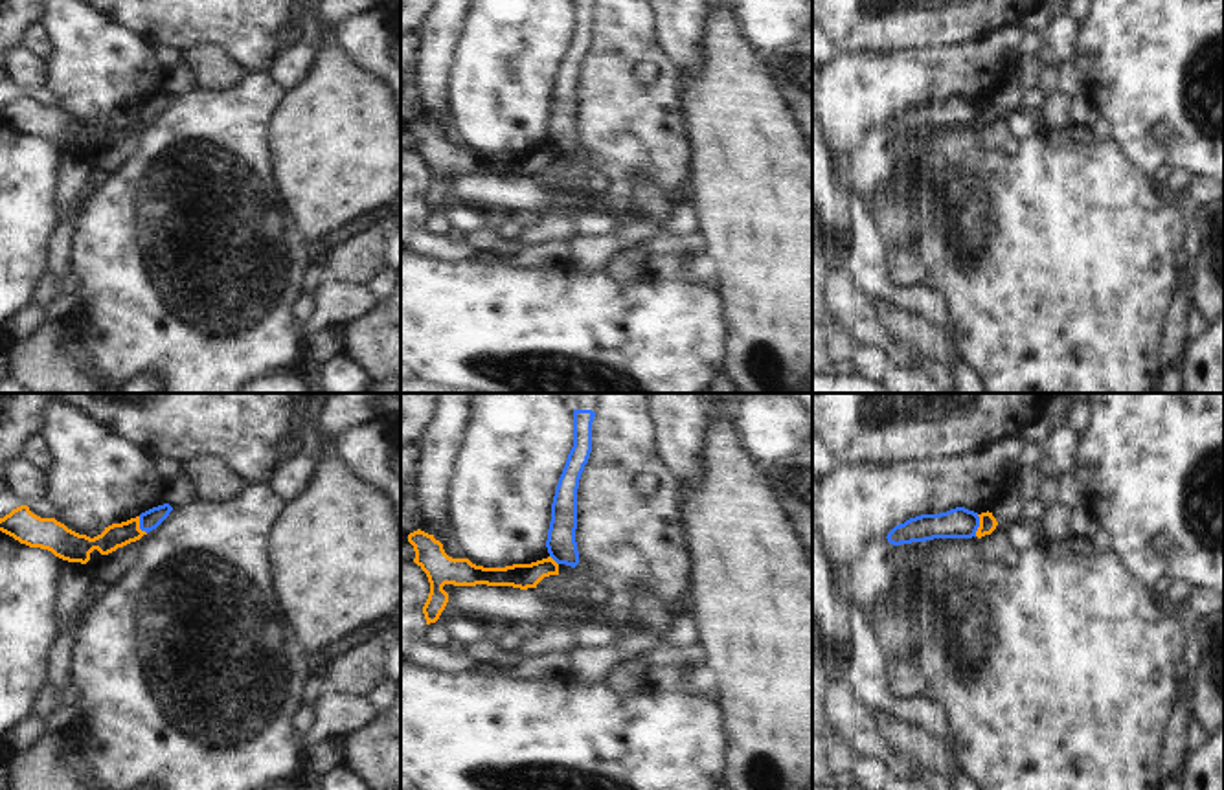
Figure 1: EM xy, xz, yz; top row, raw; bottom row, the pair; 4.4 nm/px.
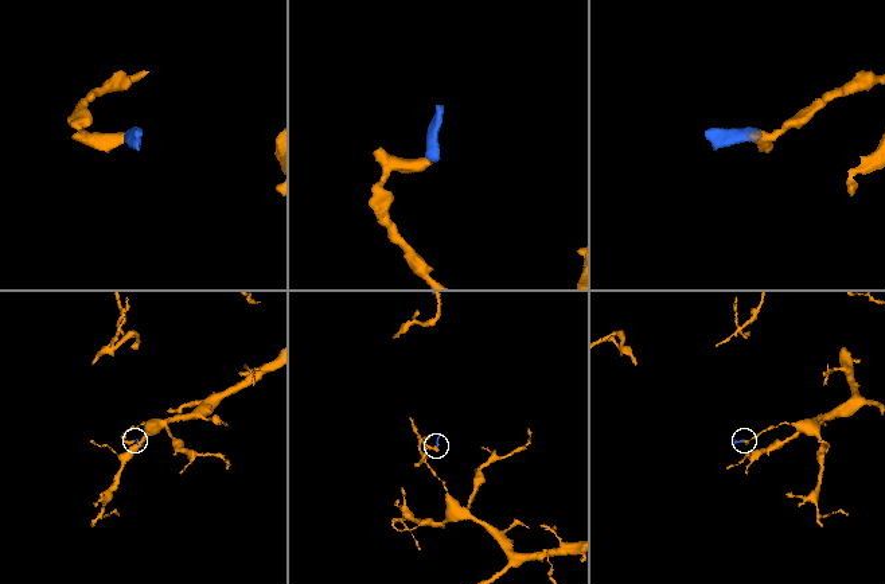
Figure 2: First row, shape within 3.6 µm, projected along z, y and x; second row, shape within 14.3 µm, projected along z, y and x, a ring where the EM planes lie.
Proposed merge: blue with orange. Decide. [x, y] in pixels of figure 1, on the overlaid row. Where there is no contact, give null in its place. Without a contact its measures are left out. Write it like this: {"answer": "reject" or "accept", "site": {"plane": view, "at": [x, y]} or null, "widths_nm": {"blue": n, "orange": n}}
{"answer": "reject", "site": {"plane": "yz", "at": [978, 526]}, "widths_nm": {"blue": 140, "orange": 80}}

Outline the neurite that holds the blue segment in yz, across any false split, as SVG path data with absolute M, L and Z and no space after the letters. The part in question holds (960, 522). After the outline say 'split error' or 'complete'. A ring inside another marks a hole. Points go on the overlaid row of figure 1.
M956 507L939 514L921 514L895 525L888 533L893 546L926 542L934 538L972 538L980 527L980 516L965 507Z; complete

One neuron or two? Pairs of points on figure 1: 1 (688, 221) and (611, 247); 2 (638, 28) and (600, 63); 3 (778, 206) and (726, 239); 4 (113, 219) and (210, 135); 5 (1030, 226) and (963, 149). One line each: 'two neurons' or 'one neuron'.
1: one neuron
2: one neuron
3: one neuron
4: one neuron
5: one neuron

